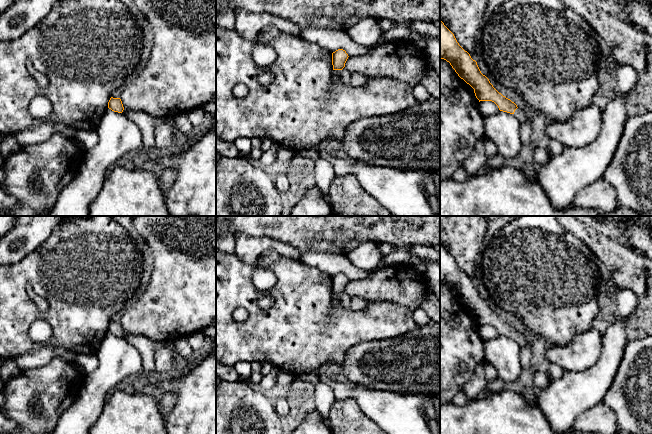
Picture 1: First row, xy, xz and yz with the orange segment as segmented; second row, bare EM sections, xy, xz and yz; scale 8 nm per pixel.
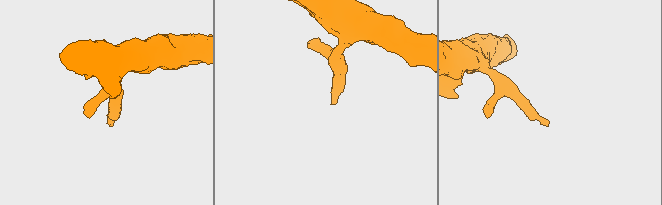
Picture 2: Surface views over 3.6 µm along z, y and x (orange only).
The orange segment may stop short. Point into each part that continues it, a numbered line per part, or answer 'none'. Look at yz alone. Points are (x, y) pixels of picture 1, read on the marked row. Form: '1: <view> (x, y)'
1: yz (522, 116)

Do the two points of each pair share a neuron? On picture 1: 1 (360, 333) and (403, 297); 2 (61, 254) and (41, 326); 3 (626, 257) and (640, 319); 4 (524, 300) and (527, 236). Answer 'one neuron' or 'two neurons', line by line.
1: two neurons
2: two neurons
3: one neuron
4: one neuron

